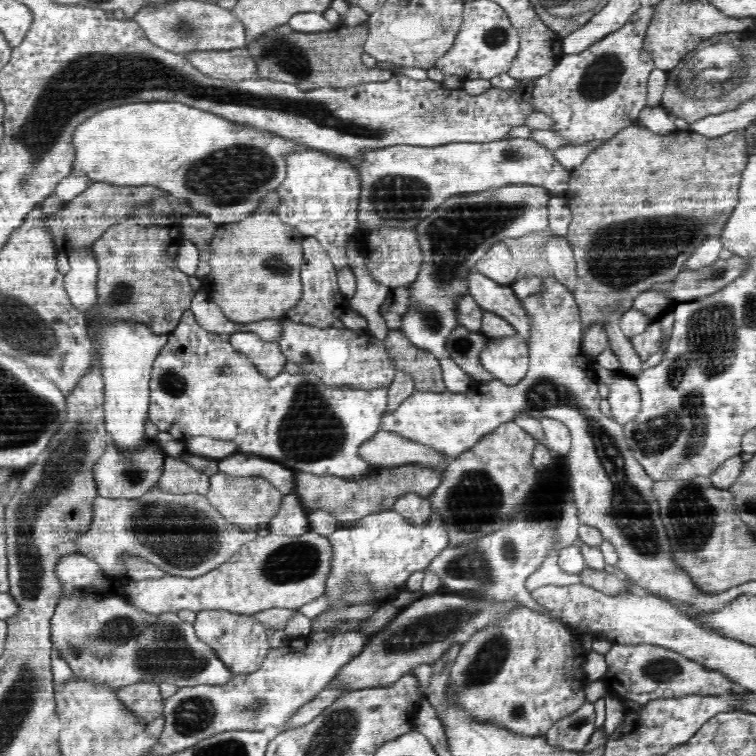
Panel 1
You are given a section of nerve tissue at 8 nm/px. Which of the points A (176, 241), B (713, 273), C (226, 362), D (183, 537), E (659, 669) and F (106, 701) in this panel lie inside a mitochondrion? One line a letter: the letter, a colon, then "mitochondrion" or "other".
A: other
B: mitochondrion
C: other
D: mitochondrion
E: mitochondrion
F: other

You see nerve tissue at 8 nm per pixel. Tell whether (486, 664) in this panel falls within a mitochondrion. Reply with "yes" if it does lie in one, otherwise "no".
yes

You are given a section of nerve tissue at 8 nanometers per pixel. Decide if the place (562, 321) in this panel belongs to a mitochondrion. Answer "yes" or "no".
no

